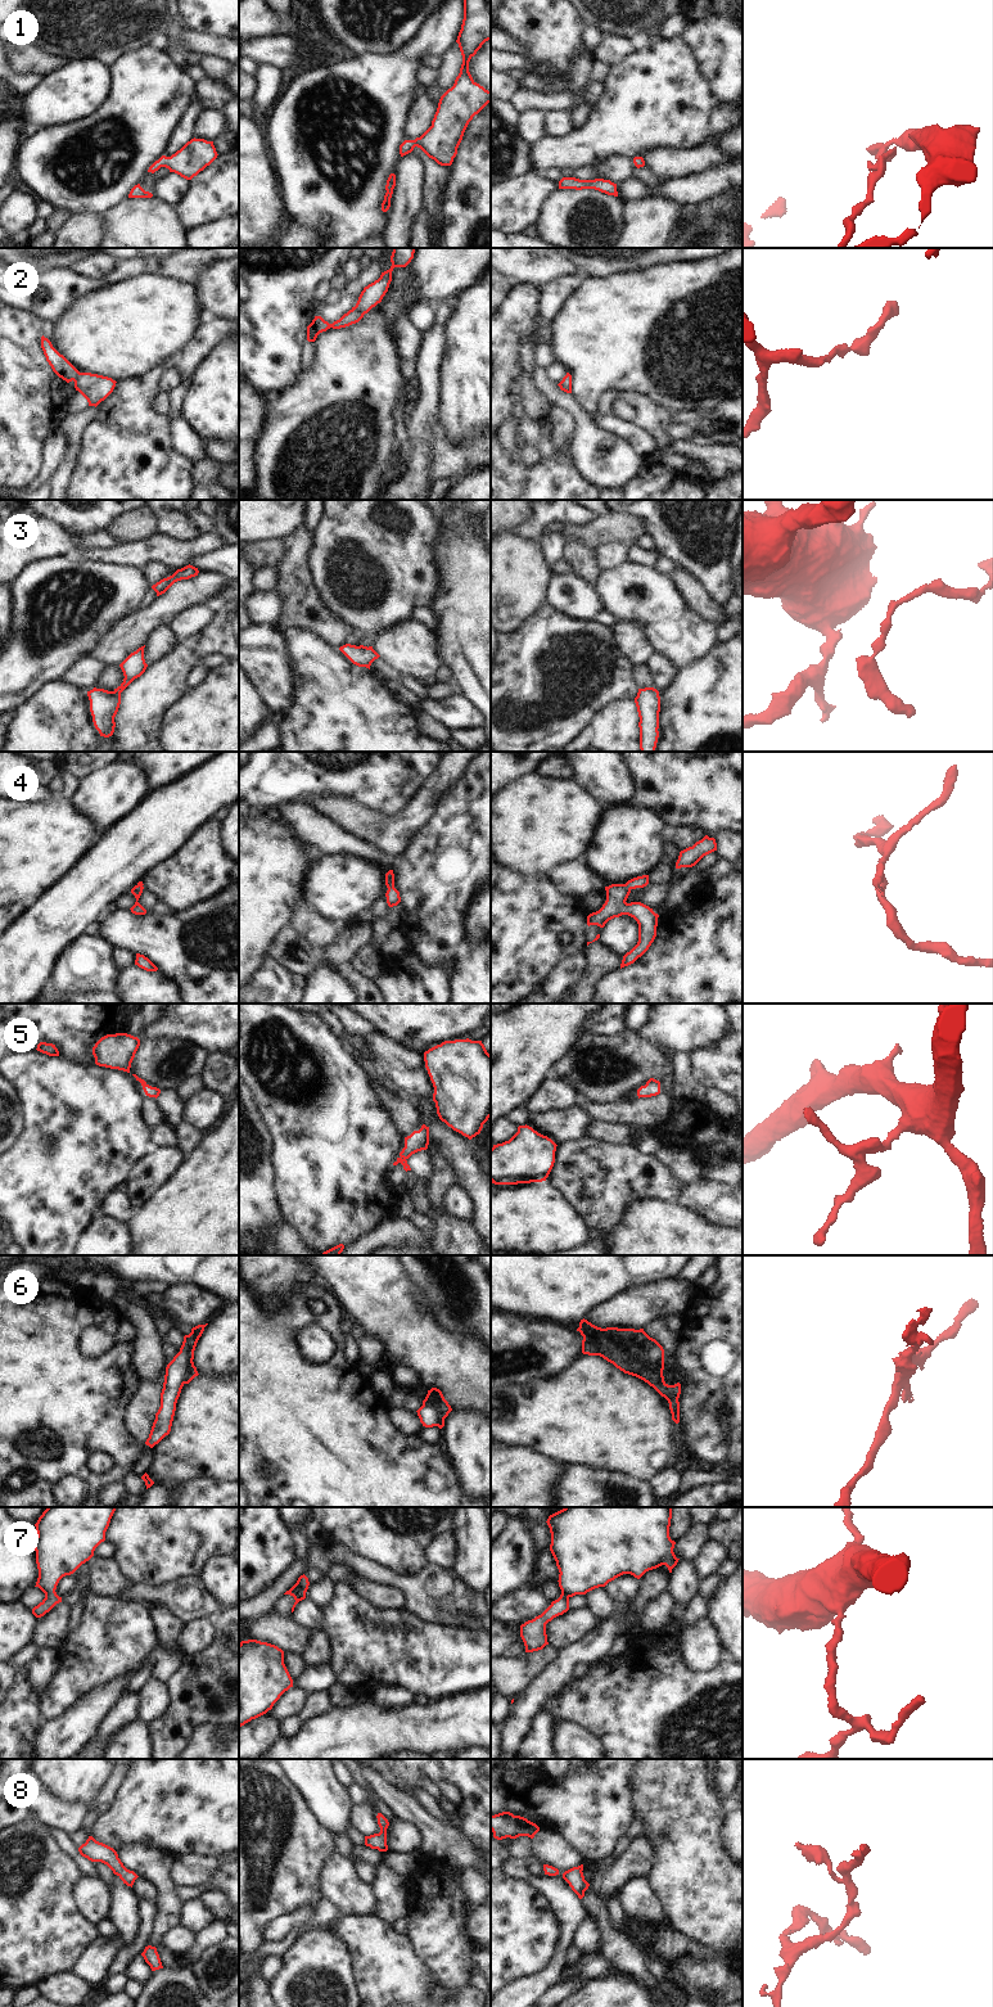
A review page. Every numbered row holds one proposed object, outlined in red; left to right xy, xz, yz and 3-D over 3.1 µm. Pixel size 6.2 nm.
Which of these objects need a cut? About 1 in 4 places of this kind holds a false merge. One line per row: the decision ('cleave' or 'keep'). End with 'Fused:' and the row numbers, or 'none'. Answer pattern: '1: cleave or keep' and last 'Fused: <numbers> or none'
1: keep
2: keep
3: keep
4: keep
5: keep
6: keep
7: keep
8: keep
Fused: none

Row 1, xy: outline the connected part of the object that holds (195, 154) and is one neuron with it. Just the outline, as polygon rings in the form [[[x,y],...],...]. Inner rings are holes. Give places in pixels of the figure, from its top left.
[[[194,137],[171,157],[162,155],[149,167],[148,172],[154,173],[161,167],[166,167],[170,172],[175,172],[186,180],[191,180],[209,166],[217,155],[213,141]]]

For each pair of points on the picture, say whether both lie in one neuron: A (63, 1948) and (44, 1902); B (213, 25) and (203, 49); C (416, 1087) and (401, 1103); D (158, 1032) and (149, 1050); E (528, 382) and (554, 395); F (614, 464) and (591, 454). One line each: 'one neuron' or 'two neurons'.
A: one neuron
B: two neurons
C: two neurons
D: two neurons
E: two neurons
F: one neuron

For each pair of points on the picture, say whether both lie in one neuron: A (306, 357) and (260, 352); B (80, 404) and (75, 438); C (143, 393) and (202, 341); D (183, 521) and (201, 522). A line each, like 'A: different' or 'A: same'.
A: different
B: different
C: different
D: same

